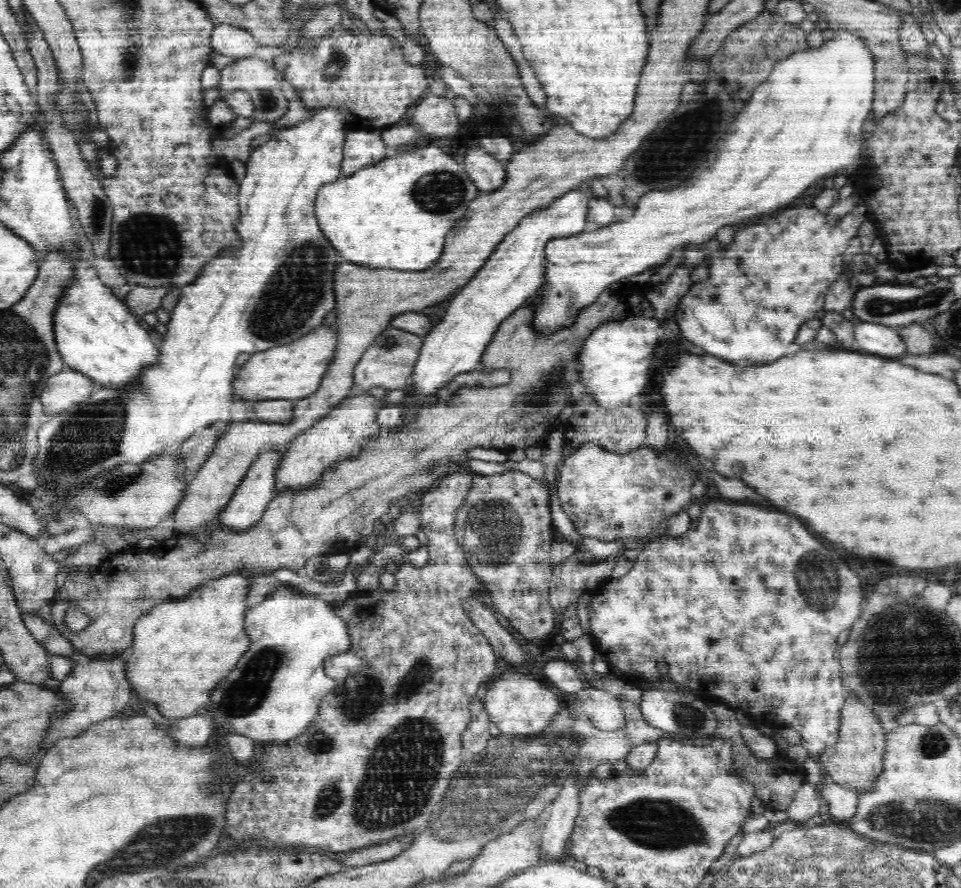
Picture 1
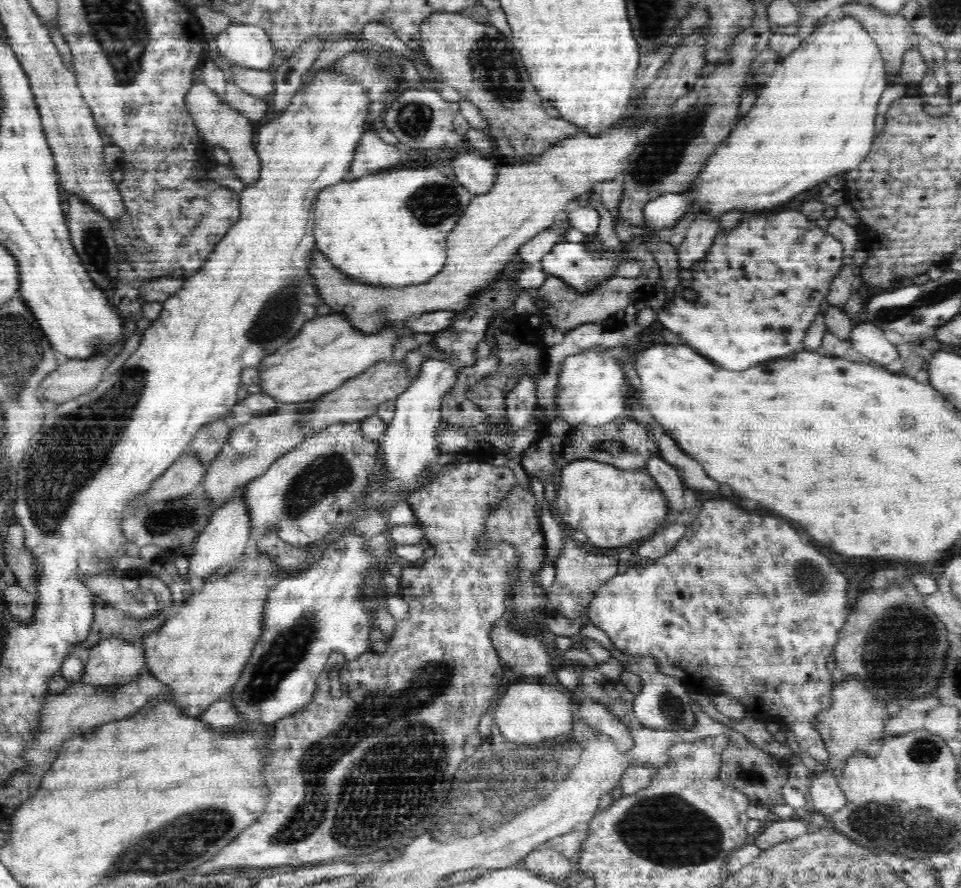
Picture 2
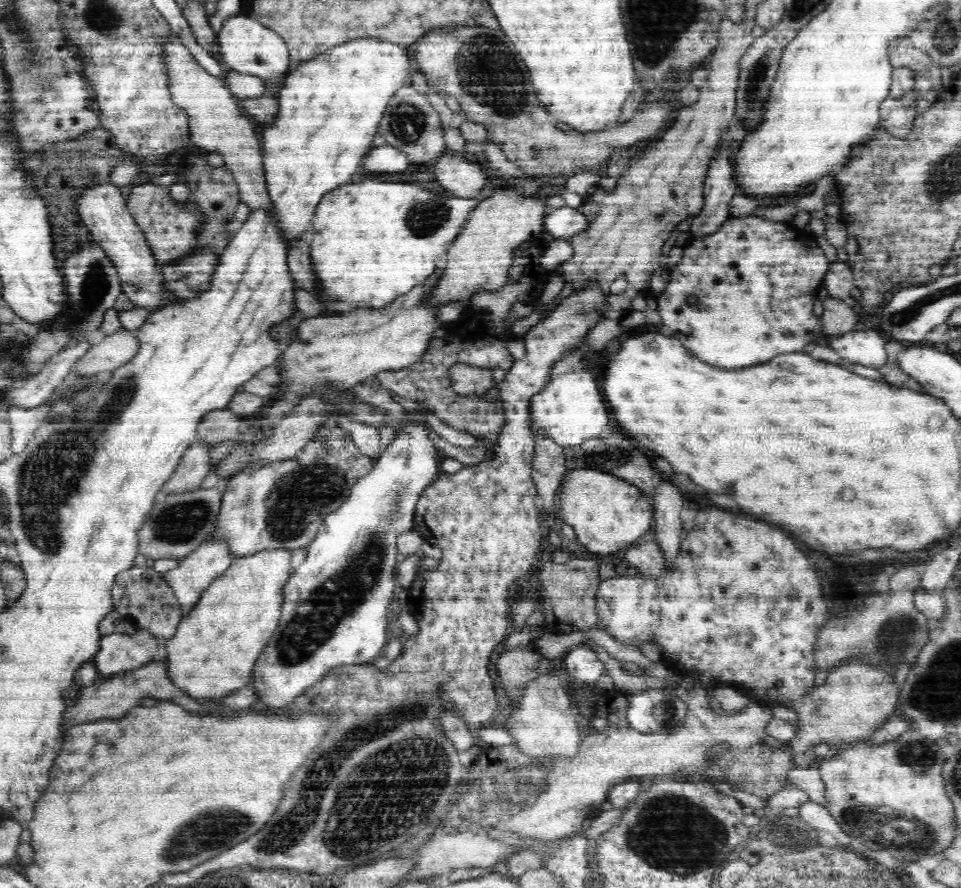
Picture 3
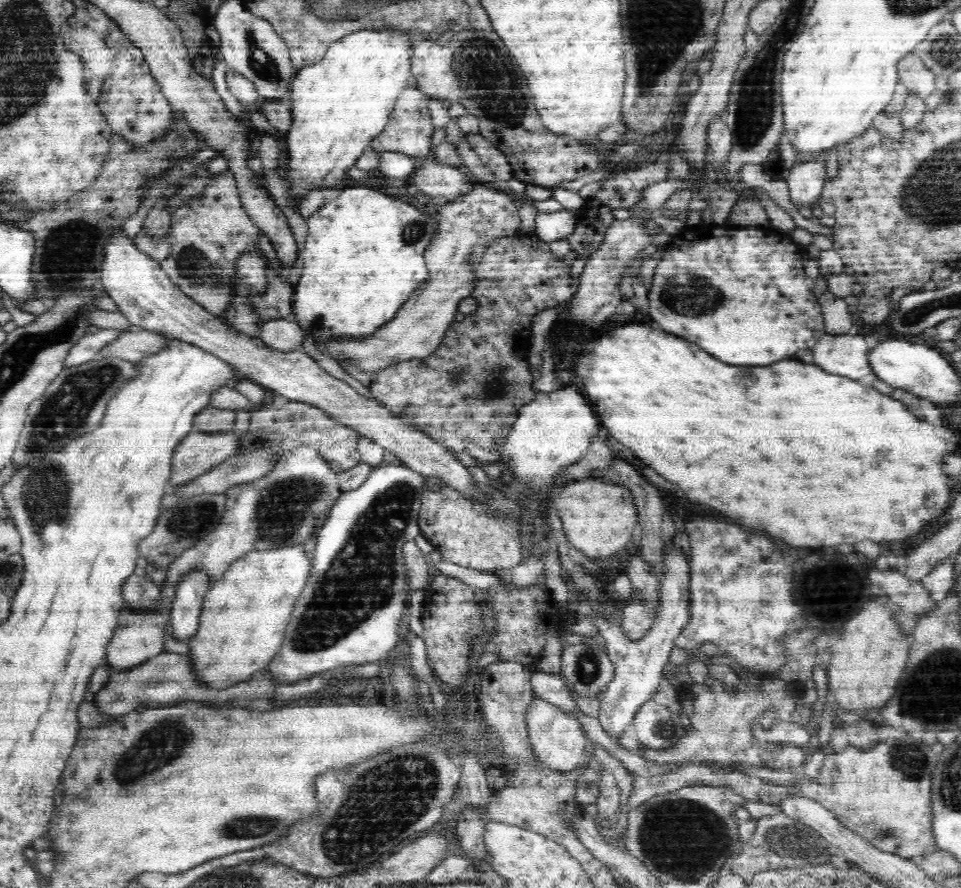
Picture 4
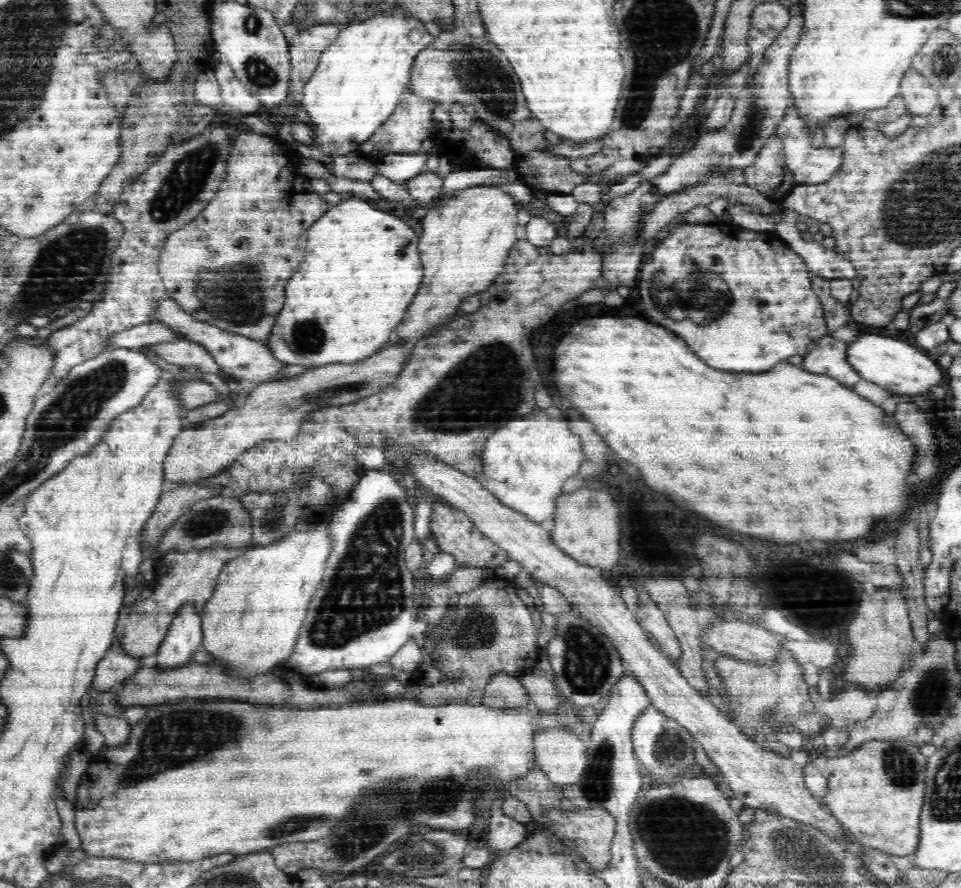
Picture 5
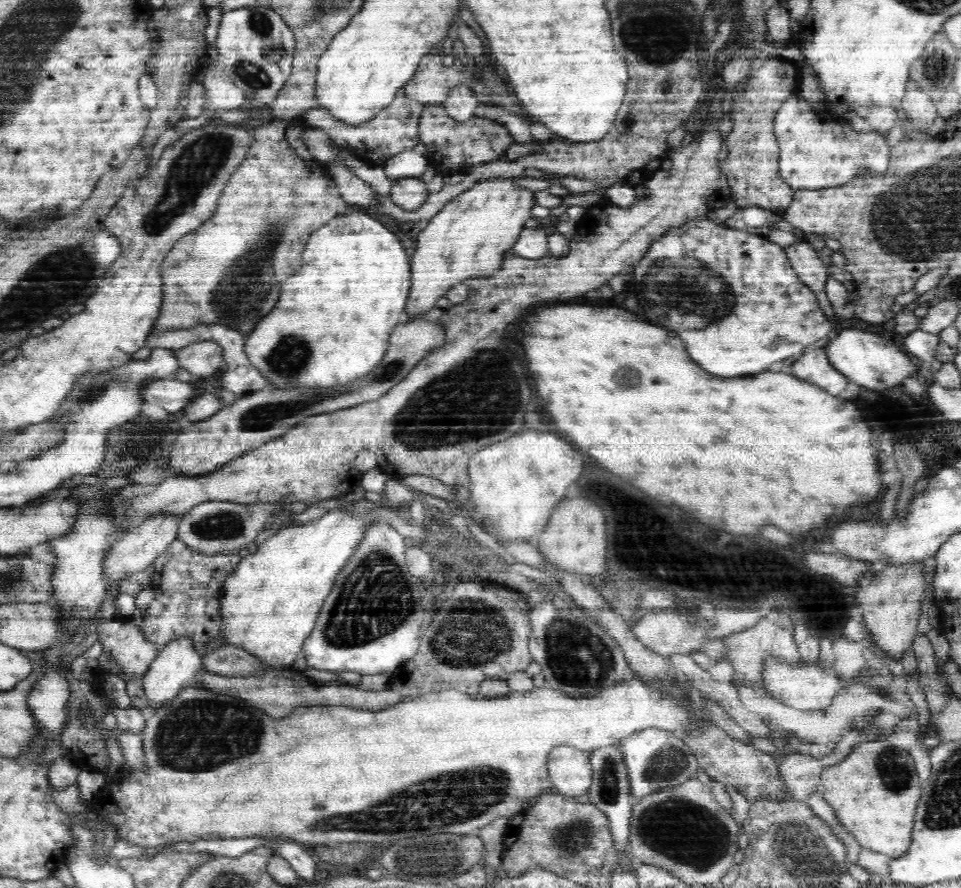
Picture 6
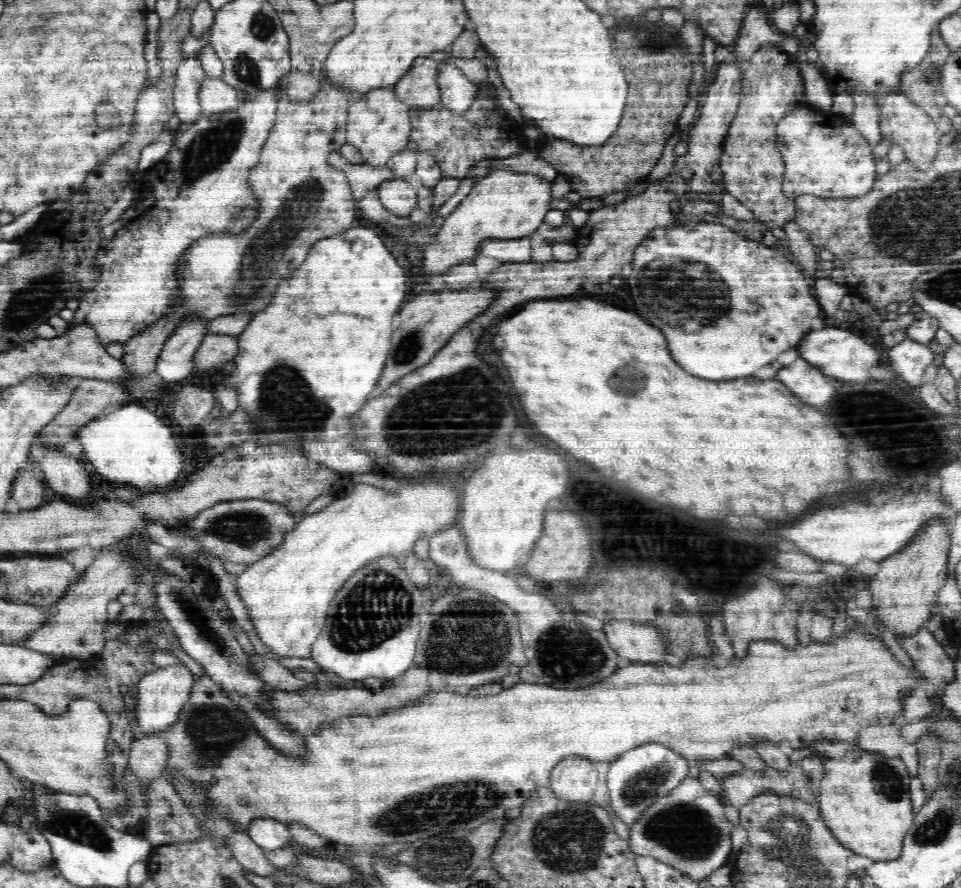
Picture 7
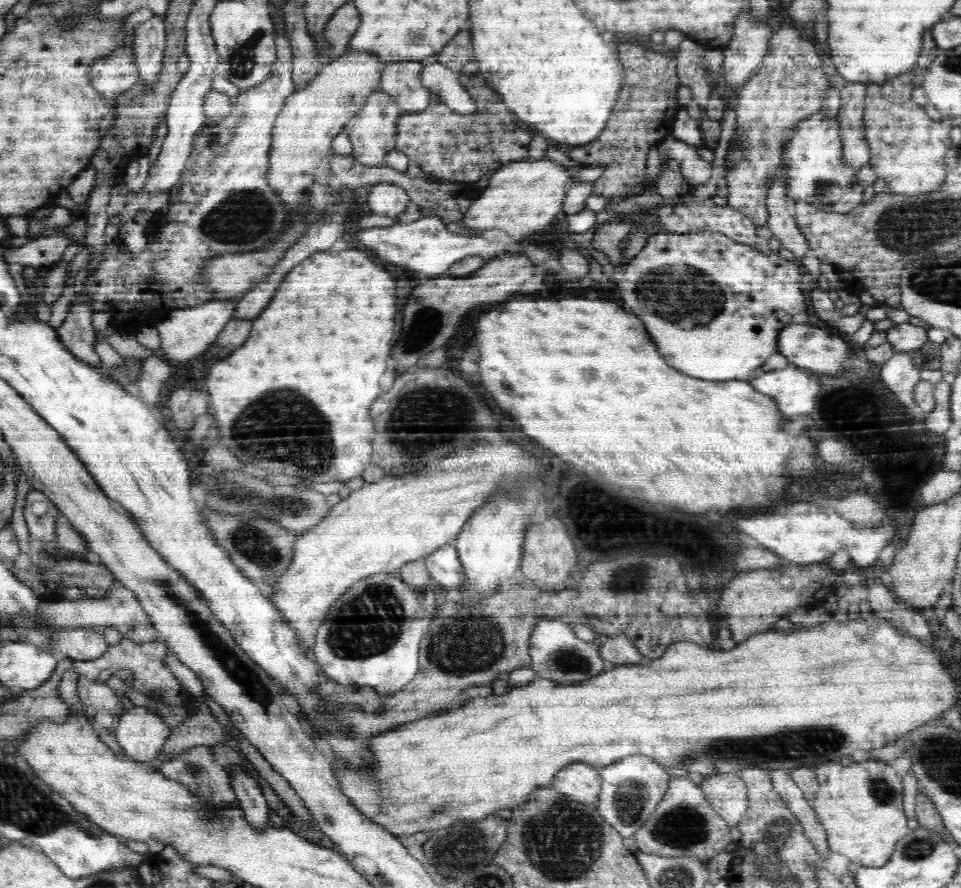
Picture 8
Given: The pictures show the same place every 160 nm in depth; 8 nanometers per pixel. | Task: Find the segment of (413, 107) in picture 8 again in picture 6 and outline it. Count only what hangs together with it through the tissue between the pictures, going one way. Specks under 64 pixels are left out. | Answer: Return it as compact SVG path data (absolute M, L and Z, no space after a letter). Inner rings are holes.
M426 54L418 64L418 70L402 88L402 93L406 98L421 103L422 105L440 105L446 101L449 96L449 90L457 88L458 85L466 85L467 88L474 91L474 96L481 104L486 106L500 106L507 112L514 112L514 115L520 114L522 108L514 96L514 88L506 82L504 76L498 74L498 70L484 60L484 56L474 56L468 64L452 64L444 66L444 60L440 55Z

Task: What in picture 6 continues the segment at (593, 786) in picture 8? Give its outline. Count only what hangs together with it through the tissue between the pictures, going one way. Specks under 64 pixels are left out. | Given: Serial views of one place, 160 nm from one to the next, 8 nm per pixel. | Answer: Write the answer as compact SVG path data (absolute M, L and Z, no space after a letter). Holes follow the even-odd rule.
M556 746L550 752L546 764L556 794L568 798L588 794L592 784L590 753L572 746Z

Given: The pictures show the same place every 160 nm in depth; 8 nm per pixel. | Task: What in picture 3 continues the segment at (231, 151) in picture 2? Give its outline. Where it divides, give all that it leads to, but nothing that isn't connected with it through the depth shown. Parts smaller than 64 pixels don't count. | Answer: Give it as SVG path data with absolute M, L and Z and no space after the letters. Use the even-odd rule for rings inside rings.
M172 34L166 40L164 52L169 93L174 104L190 117L190 138L192 145L208 152L222 154L224 165L230 170L237 184L240 200L250 210L270 210L271 202L266 190L266 177L262 162L262 148L252 122L240 112L239 100L227 87L223 78L209 74L194 59L181 39Z

